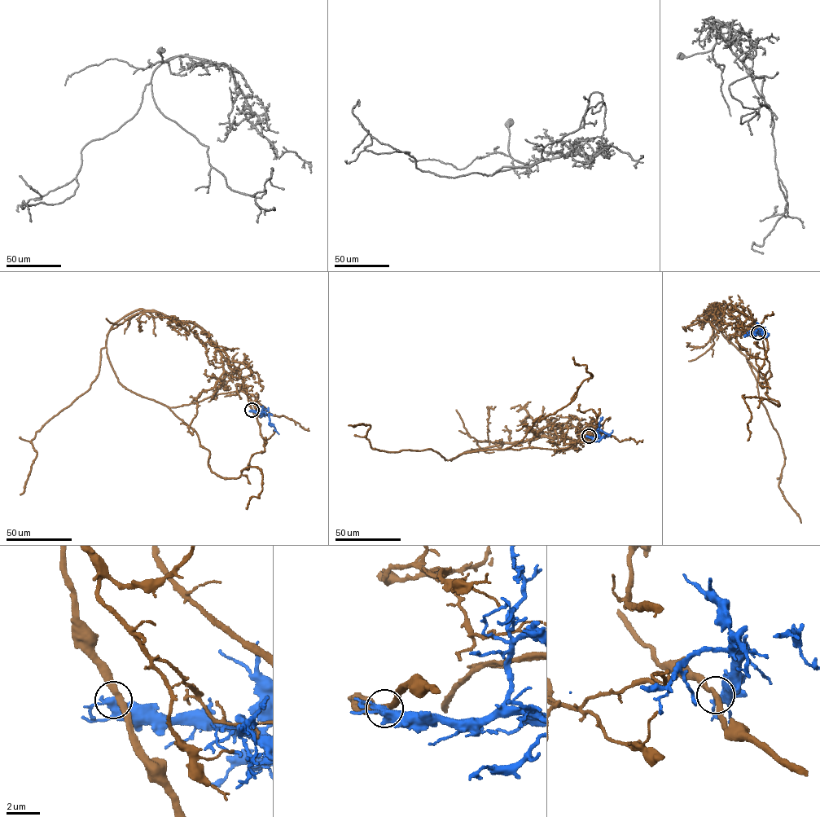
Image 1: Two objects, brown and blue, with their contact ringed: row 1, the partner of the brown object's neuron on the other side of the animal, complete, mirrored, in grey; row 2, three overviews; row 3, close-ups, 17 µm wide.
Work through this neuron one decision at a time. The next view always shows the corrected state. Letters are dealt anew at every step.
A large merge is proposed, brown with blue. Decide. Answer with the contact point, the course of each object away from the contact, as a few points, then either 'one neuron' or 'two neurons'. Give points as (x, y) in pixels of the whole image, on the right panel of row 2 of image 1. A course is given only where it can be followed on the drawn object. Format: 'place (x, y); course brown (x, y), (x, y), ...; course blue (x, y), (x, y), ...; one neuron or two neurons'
place (758, 332); course brown (758, 332), (748, 324), (769, 362), (763, 379), (723, 335), (712, 303), (755, 326), (771, 314); course blue (758, 332), (761, 327), (761, 332), (769, 333), (766, 337); two neurons

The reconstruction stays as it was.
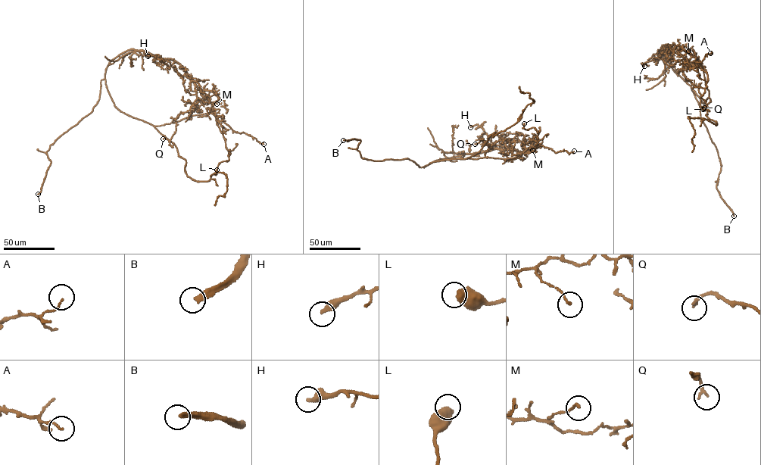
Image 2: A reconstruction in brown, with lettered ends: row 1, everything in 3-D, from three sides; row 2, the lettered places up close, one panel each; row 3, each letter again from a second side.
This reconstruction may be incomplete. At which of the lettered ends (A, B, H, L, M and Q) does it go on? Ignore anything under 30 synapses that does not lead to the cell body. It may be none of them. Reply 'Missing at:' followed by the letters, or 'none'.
Missing at: B

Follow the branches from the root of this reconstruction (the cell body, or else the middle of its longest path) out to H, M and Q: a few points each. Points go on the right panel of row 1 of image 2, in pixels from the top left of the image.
H: (697, 95), (673, 69), (664, 54), (664, 45), (660, 56), (642, 63), (644, 66)
M: (697, 95), (673, 69), (664, 54), (664, 45), (676, 50), (688, 51)
Q: (697, 95), (673, 69), (664, 45), (684, 57), (682, 71), (698, 88), (704, 107)

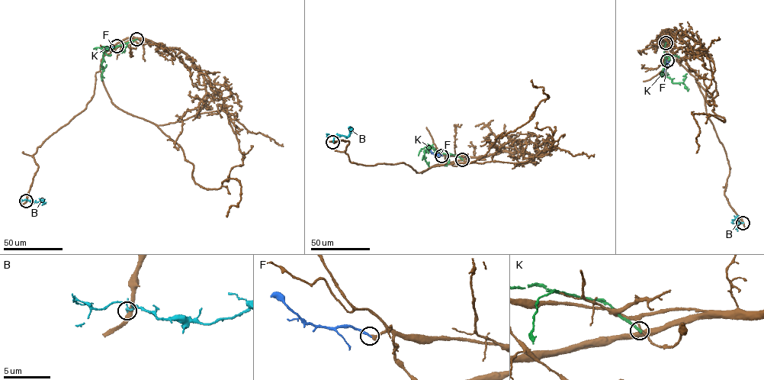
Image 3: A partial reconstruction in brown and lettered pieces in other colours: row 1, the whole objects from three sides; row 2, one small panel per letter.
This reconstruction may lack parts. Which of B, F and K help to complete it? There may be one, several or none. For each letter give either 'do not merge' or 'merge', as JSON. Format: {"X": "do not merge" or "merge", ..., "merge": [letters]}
{"B": "do not merge", "F": "merge", "K": "do not merge", "merge": ["F"]}

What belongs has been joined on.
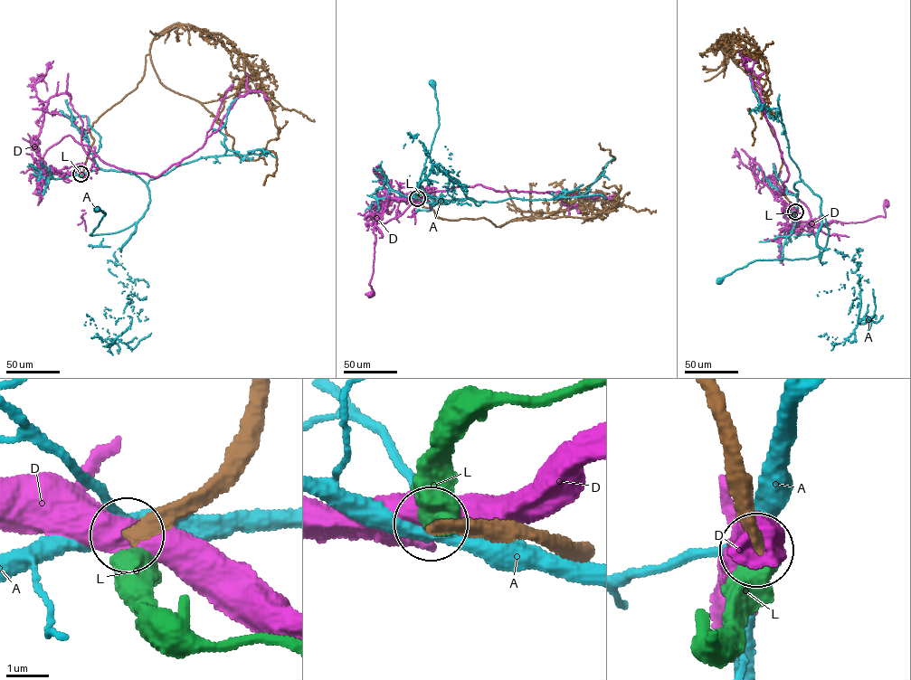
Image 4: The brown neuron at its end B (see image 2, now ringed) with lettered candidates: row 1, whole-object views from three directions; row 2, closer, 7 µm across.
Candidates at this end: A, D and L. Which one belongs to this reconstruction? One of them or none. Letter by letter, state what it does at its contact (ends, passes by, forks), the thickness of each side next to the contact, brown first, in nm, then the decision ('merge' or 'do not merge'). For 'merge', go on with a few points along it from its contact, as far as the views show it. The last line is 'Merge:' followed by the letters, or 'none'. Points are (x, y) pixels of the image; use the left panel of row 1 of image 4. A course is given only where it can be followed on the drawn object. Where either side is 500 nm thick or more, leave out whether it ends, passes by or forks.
A: it forks there; 480 nm thick on the brown side, 360 nm on the other; do not merge
D: 400 nm thick on the brown side, 550 nm on the other; do not merge
L: it ends there; 380 nm thick on the brown side, 480 nm on the other; do not merge
Merge: none

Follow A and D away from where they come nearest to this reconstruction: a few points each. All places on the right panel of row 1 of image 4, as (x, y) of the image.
A: (795, 211), (793, 185), (801, 181), (820, 199), (829, 234), (822, 250), (807, 259), (755, 260), (719, 280)
D: (795, 212), (796, 226), (807, 221), (821, 225), (832, 221), (861, 221), (885, 216), (886, 203)

